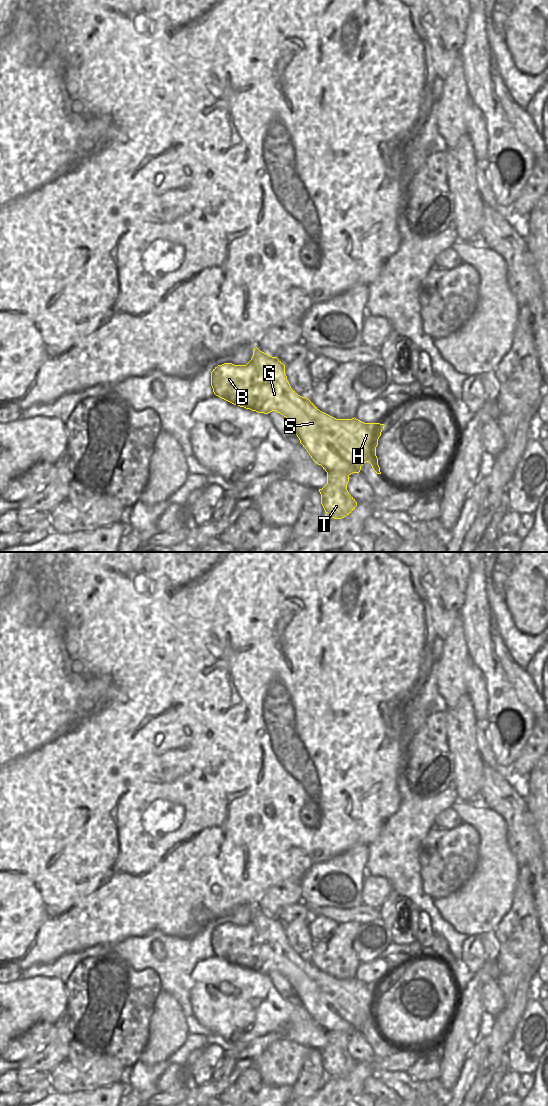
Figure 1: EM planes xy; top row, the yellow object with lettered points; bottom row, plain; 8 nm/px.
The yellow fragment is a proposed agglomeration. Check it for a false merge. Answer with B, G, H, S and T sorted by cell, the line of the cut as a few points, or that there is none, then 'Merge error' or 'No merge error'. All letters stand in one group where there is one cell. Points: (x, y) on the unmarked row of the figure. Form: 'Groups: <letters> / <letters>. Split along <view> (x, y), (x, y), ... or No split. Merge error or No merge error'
Groups: B G H S / T. Split along xy (320, 1020), (324, 1015), (342, 1014), (355, 1032). Merge error

